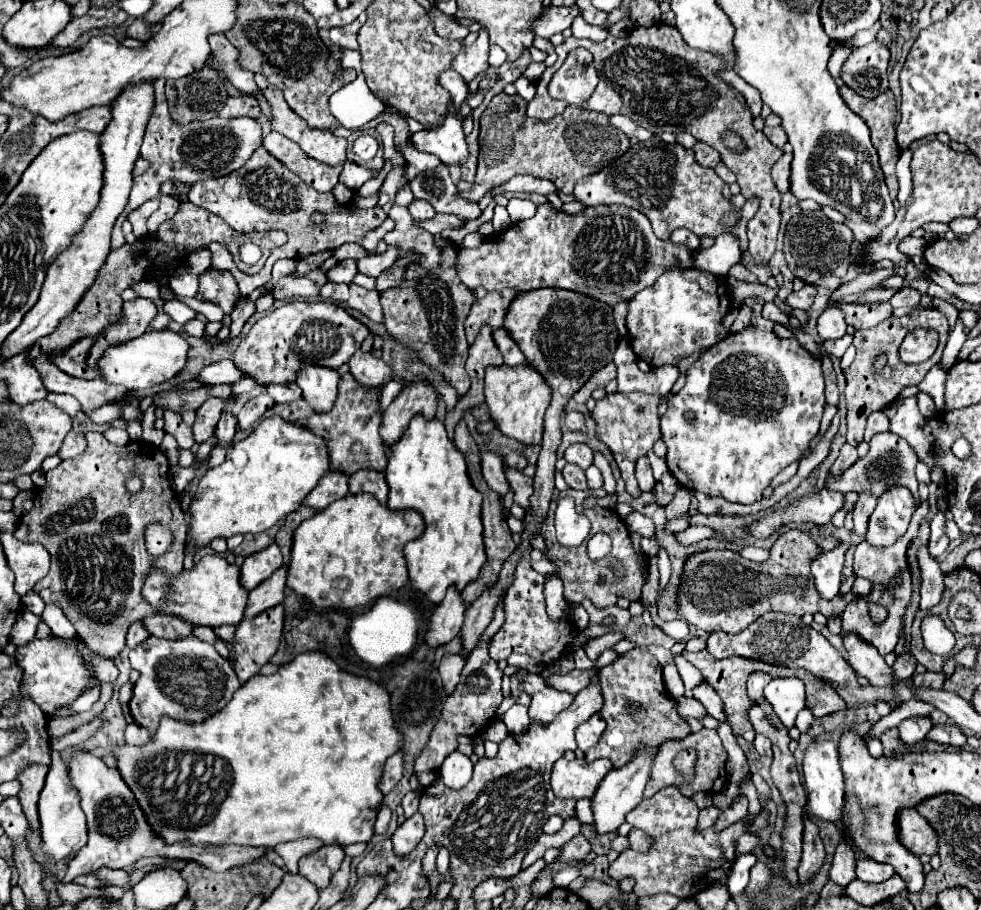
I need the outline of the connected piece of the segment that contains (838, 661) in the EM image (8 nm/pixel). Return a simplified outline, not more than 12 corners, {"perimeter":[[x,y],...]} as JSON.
{"perimeter":[[763,614],[735,636],[711,632],[717,660],[803,668],[849,708],[892,687],[861,686],[817,630],[791,614]]}

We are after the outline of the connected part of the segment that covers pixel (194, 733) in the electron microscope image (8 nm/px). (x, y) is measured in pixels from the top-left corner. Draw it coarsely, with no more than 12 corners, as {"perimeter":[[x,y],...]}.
{"perimeter":[[305,652],[113,756],[165,844],[367,844],[387,690]]}

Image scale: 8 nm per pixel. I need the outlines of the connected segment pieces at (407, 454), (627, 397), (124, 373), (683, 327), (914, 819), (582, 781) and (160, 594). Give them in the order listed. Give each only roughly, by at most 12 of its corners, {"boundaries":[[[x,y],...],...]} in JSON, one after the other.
{"boundaries":[[[443,422],[391,448],[391,510],[415,510],[411,590],[439,604],[435,650],[459,634],[459,592],[485,562],[483,498]],[[607,394],[591,412],[625,488],[661,438],[657,406],[673,396]],[[145,332],[99,360],[107,382],[141,392],[185,368],[179,332]],[[673,268],[629,300],[627,340],[653,368],[723,340],[727,286]],[[901,810],[899,840],[919,856],[937,854],[935,830],[917,810]],[[559,758],[551,772],[557,798],[589,798],[611,770],[609,760],[587,764]],[[215,554],[171,578],[151,568],[155,612],[193,626],[239,624],[247,590]]]}

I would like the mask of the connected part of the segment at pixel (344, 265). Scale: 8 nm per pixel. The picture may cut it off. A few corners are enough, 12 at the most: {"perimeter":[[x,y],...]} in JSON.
{"perimeter":[[347,258],[327,272],[333,283],[351,284],[357,260]]}

